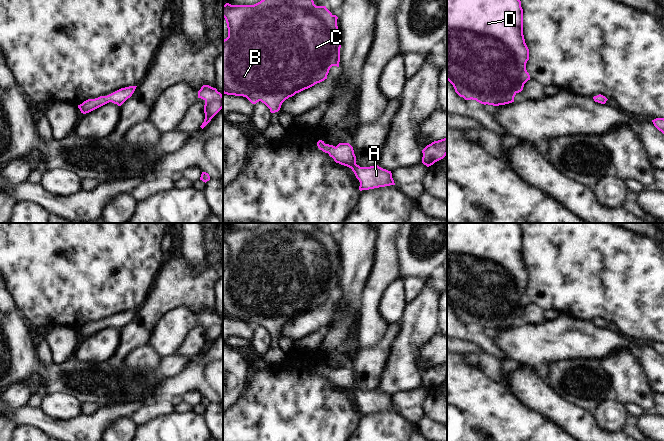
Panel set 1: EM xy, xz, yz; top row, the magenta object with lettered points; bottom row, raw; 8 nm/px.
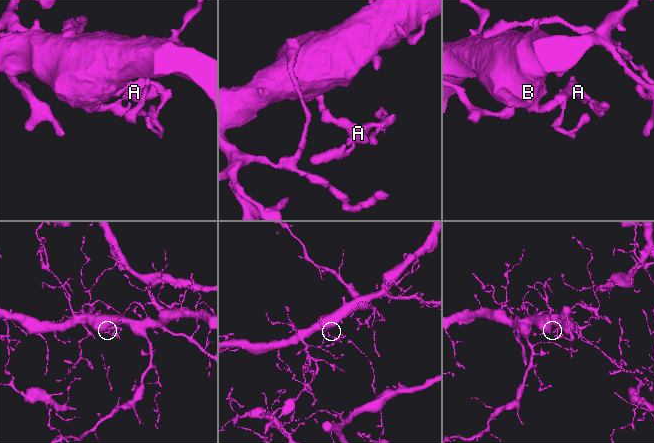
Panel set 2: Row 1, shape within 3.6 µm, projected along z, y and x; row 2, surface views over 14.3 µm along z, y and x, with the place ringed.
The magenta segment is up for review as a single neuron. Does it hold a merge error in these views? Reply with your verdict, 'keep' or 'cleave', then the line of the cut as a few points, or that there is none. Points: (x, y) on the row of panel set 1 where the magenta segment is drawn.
keep; no cut

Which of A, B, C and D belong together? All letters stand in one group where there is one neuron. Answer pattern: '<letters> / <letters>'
A B C D

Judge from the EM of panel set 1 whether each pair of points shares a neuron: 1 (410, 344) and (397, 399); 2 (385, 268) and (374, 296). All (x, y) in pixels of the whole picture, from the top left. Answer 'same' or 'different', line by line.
1: different
2: same

